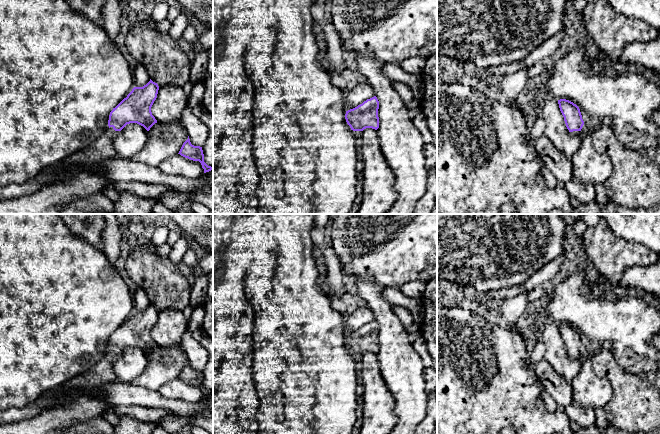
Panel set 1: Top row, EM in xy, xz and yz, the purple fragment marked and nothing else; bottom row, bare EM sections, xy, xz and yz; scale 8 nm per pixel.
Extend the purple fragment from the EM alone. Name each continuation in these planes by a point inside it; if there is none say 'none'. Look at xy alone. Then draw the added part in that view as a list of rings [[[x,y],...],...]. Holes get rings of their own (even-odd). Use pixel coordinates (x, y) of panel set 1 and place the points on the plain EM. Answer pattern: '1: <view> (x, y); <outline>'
1: xy (102, 372); [[[113,351],[105,354],[89,372],[77,375],[64,383],[58,392],[51,396],[50,404],[55,405],[60,399],[68,398],[72,394],[92,390],[104,383],[116,380],[113,364],[118,357],[119,355],[115,355]]]

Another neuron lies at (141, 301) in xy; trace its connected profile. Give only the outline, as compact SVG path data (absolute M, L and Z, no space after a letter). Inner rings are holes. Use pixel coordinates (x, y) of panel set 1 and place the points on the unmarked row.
M137 288L133 293L133 303L135 311L143 311L150 305L150 300L144 290Z

